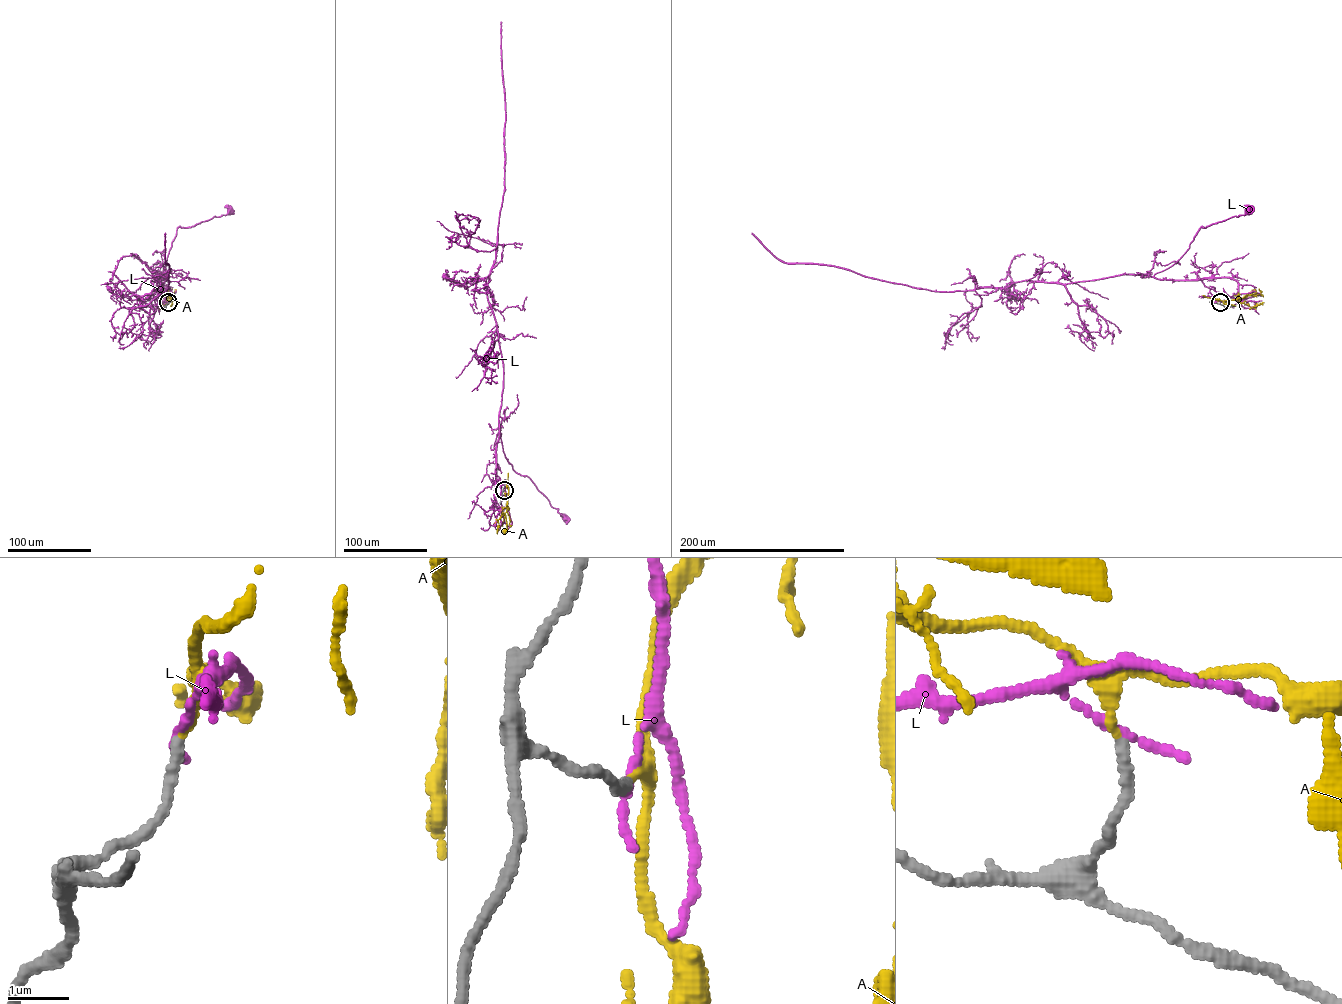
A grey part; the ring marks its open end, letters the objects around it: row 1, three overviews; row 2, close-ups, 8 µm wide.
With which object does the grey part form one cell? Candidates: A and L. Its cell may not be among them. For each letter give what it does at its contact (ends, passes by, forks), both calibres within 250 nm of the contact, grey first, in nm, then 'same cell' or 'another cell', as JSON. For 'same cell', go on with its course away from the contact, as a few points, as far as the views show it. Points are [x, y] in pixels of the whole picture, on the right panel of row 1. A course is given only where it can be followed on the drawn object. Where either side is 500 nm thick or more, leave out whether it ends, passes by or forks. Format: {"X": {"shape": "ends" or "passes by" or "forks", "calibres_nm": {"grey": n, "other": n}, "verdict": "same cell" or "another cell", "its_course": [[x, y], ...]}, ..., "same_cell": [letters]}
{"A": {"shape": "passes by", "calibres_nm": {"grey": 170, "other": 120}, "verdict": "same cell", "its_course": [[1220, 302], [1216, 299], [1256, 295], [1261, 292], [1258, 288]]}, "L": {"shape": "ends", "calibres_nm": {"grey": 170, "other": 160}, "verdict": "another cell"}, "same_cell": ["A"]}

